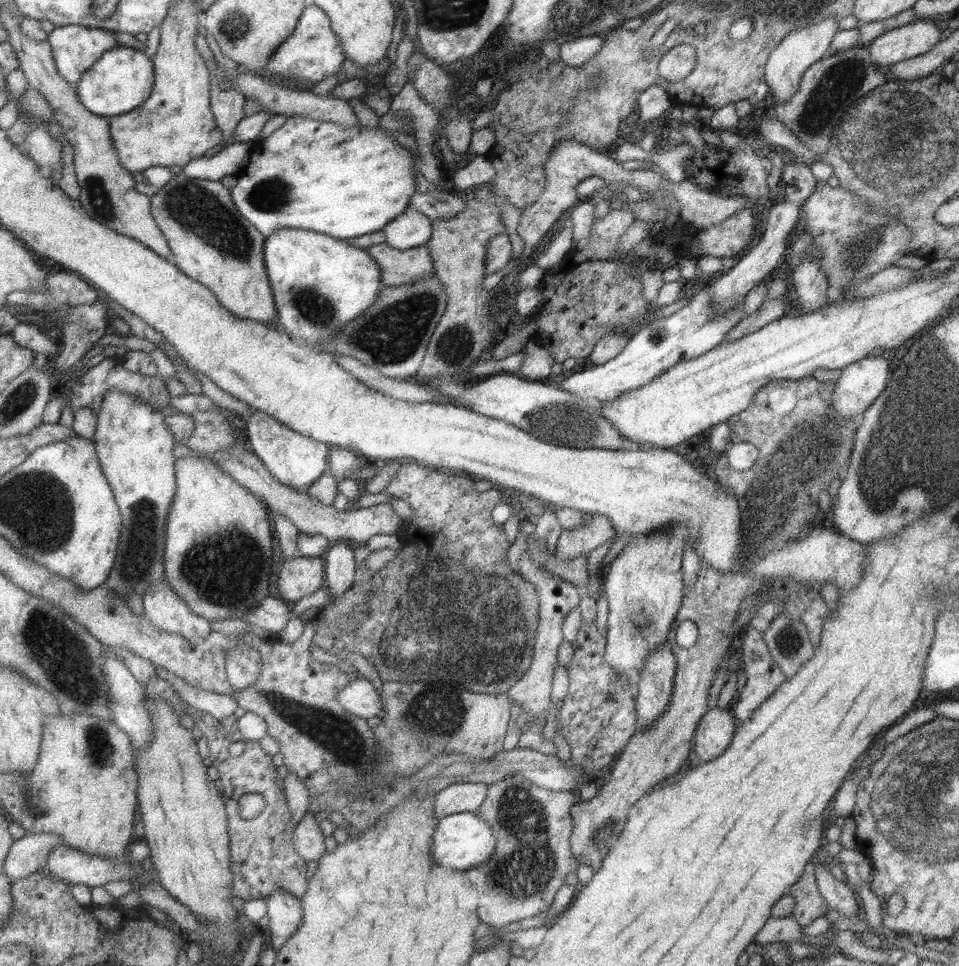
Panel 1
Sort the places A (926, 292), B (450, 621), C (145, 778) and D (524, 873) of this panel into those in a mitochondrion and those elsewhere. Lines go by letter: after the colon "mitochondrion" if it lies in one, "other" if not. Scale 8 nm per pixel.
A: other
B: mitochondrion
C: other
D: mitochondrion

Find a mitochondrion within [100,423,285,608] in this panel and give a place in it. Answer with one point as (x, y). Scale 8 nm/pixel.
(141, 550)

